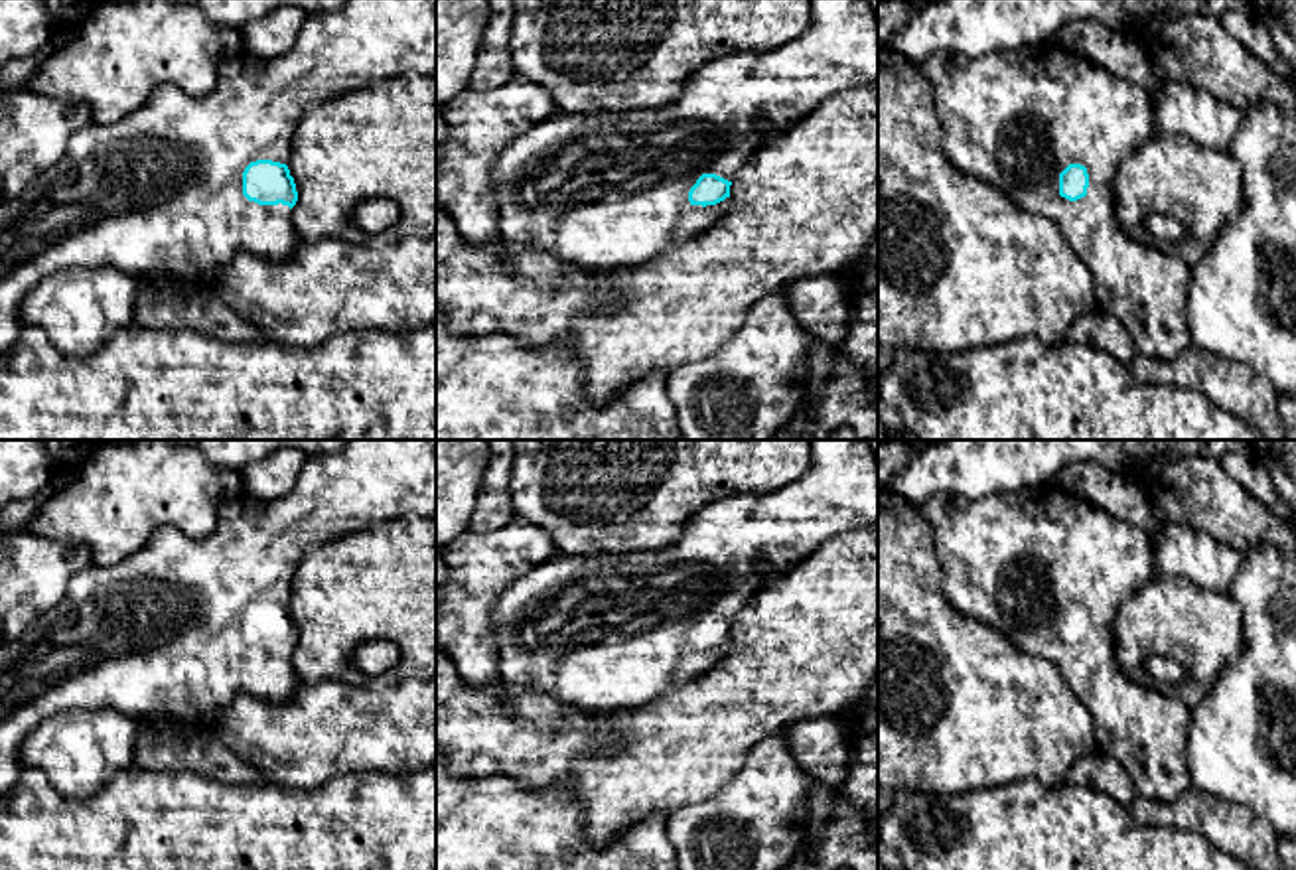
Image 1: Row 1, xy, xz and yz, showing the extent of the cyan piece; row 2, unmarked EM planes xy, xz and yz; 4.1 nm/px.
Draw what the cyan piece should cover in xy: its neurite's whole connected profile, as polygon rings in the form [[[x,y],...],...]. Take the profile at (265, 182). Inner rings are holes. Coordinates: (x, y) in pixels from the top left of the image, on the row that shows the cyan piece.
[[[345,0],[335,10],[308,14],[296,43],[282,55],[260,59],[243,51],[225,59],[215,89],[203,97],[160,85],[118,122],[93,120],[75,132],[55,166],[0,201],[0,353],[10,351],[26,329],[24,298],[59,272],[110,266],[136,282],[178,278],[213,288],[241,253],[272,262],[296,254],[300,239],[290,211],[298,191],[288,164],[298,122],[312,107],[408,73],[436,75],[436,0]]]

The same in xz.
[[[811,0],[811,24],[771,51],[718,57],[690,73],[681,95],[659,109],[558,112],[505,146],[491,166],[501,239],[533,243],[588,270],[637,266],[683,245],[730,211],[730,185],[746,162],[821,101],[878,79],[878,16],[866,0]]]

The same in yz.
[[[1057,41],[980,57],[935,51],[919,61],[919,69],[931,85],[943,150],[953,168],[994,185],[1020,209],[1044,215],[1061,229],[1065,243],[1091,272],[1099,310],[1120,322],[1136,353],[1174,359],[1189,349],[1186,306],[1191,268],[1180,256],[1130,239],[1116,219],[1113,181],[1120,162],[1152,134],[1152,97]]]

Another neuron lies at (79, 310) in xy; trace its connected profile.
[[[105,266],[65,270],[41,280],[22,302],[22,324],[41,327],[63,355],[83,357],[97,351],[124,327],[134,326],[136,280]]]

